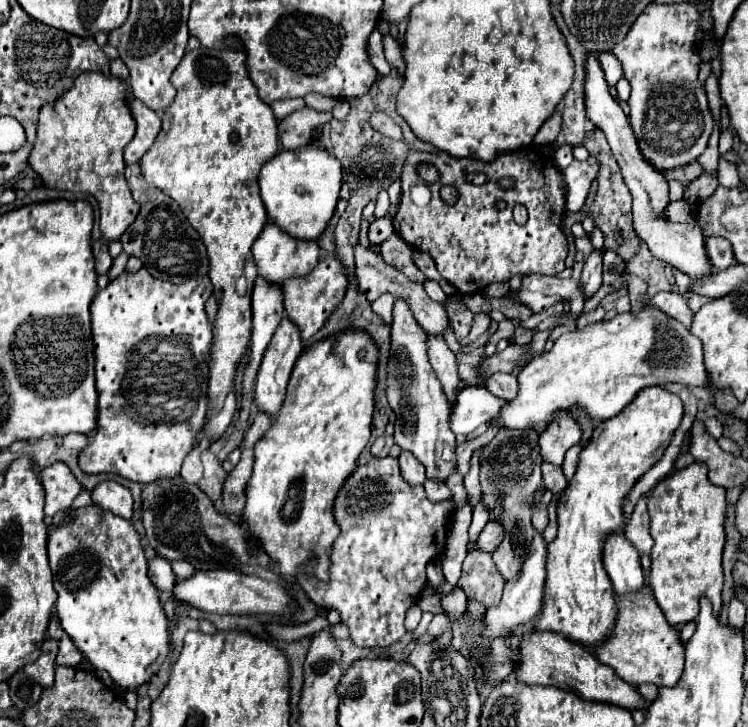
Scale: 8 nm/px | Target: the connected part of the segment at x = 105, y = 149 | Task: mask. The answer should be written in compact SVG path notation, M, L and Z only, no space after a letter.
M79 75L75 79L71 91L57 99L51 107L49 103L41 107L39 123L37 123L37 141L29 155L29 165L41 175L43 183L51 189L67 189L67 191L87 191L95 195L101 209L101 231L107 241L119 239L121 233L135 221L139 213L139 203L133 201L129 185L125 181L125 161L123 149L135 135L135 119L129 107L129 83L115 75Z

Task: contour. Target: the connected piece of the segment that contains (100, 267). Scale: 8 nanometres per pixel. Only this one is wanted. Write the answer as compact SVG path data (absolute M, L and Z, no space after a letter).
M105 241L93 243L93 255L95 255L95 271L99 275L105 275L111 269L111 263L113 263L113 257L109 255L107 243Z

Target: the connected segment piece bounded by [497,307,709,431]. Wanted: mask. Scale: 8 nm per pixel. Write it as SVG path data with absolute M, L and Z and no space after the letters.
M645 307L639 315L623 313L613 317L611 321L599 321L583 329L575 329L561 335L553 343L553 349L529 361L529 365L525 365L519 371L517 379L519 379L519 395L501 411L497 421L507 429L535 427L537 431L543 431L547 427L547 423L551 421L557 409L575 409L577 405L583 407L593 421L603 421L621 413L625 405L629 405L643 387L665 385L669 381L681 385L701 385L701 387L709 385L707 373L703 369L703 349L699 339L681 323L667 317L659 309L651 309L651 307Z

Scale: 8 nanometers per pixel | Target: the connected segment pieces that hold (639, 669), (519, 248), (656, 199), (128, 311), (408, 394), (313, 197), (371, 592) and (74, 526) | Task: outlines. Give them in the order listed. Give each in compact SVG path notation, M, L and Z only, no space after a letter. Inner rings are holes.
M645 587L641 593L637 595L625 595L623 599L617 601L619 603L619 615L617 615L617 627L613 637L603 645L597 647L593 653L609 667L613 667L617 671L617 675L627 681L633 687L639 687L643 683L653 683L657 687L675 687L683 675L683 643L679 637L679 631L675 627L671 627L667 623L667 619L663 617L663 611L659 609L659 605L655 603L655 595L651 591L651 587Z
M409 151L403 169L401 169L401 181L403 181L403 195L397 205L397 213L393 217L393 227L399 233L399 237L413 249L425 251L435 259L437 271L441 273L443 279L447 279L461 295L475 295L487 289L493 283L505 283L515 275L531 275L531 273L541 273L541 275L559 275L565 269L565 259L569 253L567 247L567 237L561 229L563 213L565 213L565 203L567 203L567 185L563 183L561 171L553 161L535 157L533 153L525 151L515 151L515 153L501 153L493 163L483 163L483 161L473 161L473 159L457 159L447 153L423 153L423 151ZM419 161L431 161L439 173L441 179L439 183L429 185L431 189L431 201L425 207L417 207L411 201L411 185L421 183L419 175L415 173L415 165ZM467 173L487 173L487 179L481 185L475 185L469 181ZM501 179L513 179L511 189L501 187ZM441 187L455 187L459 191L459 199L455 205L447 205L441 199ZM497 201L505 201L507 207L503 211L495 209ZM515 205L525 205L529 211L527 225L517 225L513 221L513 207Z
M589 55L587 59L587 81L585 81L585 101L587 101L587 117L605 133L609 147L621 167L623 179L633 195L633 225L637 235L647 243L651 253L665 261L667 265L687 273L691 279L699 281L701 277L713 275L715 267L711 267L711 261L707 257L705 249L705 235L699 221L695 223L673 223L665 217L667 205L669 205L669 181L665 179L665 173L651 167L647 159L643 159L639 151L639 143L635 141L635 133L631 129L631 123L619 103L611 97L609 85L605 81L605 73L599 65L599 61Z
M141 267L135 273L123 271L117 279L113 279L105 289L101 289L93 303L91 303L91 327L93 327L93 343L95 343L95 373L97 373L97 391L99 391L99 423L97 423L97 433L89 437L89 445L81 451L79 455L79 467L85 473L117 473L129 481L135 483L153 483L163 477L175 477L181 471L183 459L193 451L197 445L197 437L203 431L205 417L207 417L207 407L209 407L209 363L207 355L211 349L213 333L211 325L205 313L205 301L209 299L213 291L213 285L208 276L197 276L187 279L181 285L175 285L170 281L159 281L145 267Z
M397 299L393 305L393 323L391 323L391 357L389 357L389 379L387 379L387 399L391 409L397 415L395 421L395 443L411 451L419 463L425 465L427 477L437 477L441 481L447 479L451 471L457 467L455 459L455 433L449 427L449 415L451 409L447 405L447 399L443 395L443 389L439 387L439 381L435 379L435 371L429 363L429 337L427 331L419 323L415 323L415 315L411 315L411 309L403 299Z
M313 143L295 151L281 151L259 173L261 199L269 221L295 239L317 241L329 225L341 189L341 163Z
M373 457L349 475L333 501L333 517L341 533L331 547L331 567L327 581L309 577L305 565L299 567L297 583L321 609L339 611L341 623L349 627L351 639L359 647L389 647L399 641L405 629L405 613L419 599L427 585L427 565L447 549L447 529L455 515L455 501L431 501L423 485L409 485L395 457Z
M89 505L77 511L71 509L69 515L73 517L69 525L49 529L47 543L49 567L53 571L53 587L59 593L59 599L55 603L57 615L65 633L91 661L91 665L99 671L107 671L119 687L133 691L143 683L151 681L171 655L167 631L169 621L159 603L159 591L153 587L147 575L147 559L141 547L139 533L135 531L131 521L115 517L113 513L97 505Z

